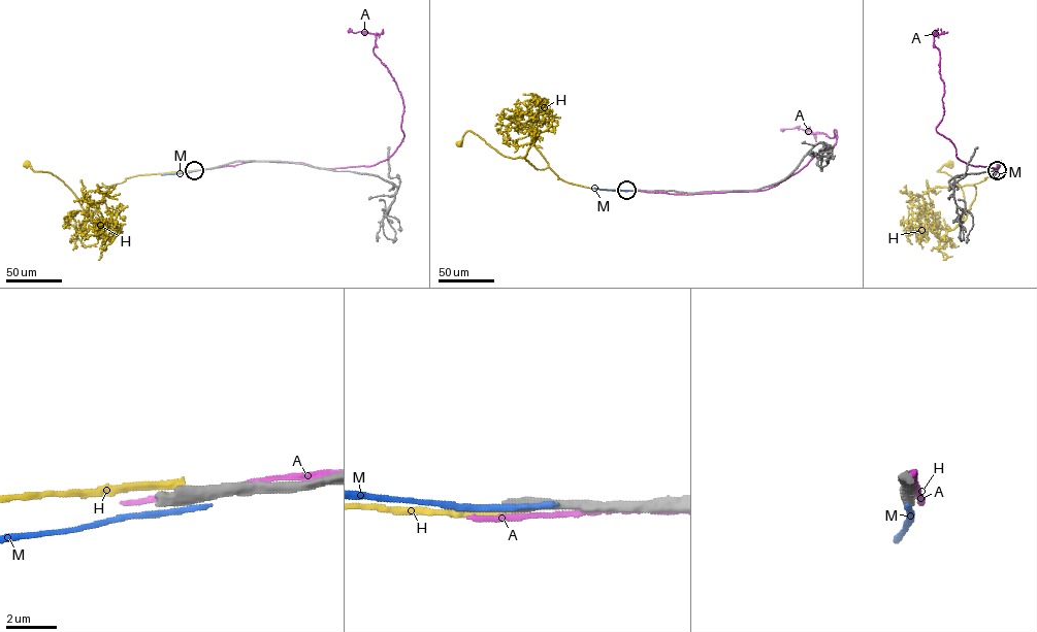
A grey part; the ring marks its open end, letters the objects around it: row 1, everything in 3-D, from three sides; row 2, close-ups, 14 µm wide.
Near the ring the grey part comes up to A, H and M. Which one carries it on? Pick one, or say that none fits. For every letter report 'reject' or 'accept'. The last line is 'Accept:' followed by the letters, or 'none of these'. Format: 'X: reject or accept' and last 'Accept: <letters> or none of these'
A: reject
H: reject
M: reject
Accept: none of these

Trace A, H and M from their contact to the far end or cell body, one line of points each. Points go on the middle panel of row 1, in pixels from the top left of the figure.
A: (626, 191), (766, 190), (832, 148), (834, 129), (837, 136), (807, 133), (808, 127), (782, 131)
H: (626, 191), (566, 183), (558, 178), (550, 168), (537, 169), (524, 156), (503, 156), (470, 131), (459, 142)
M: (627, 191), (594, 188)

